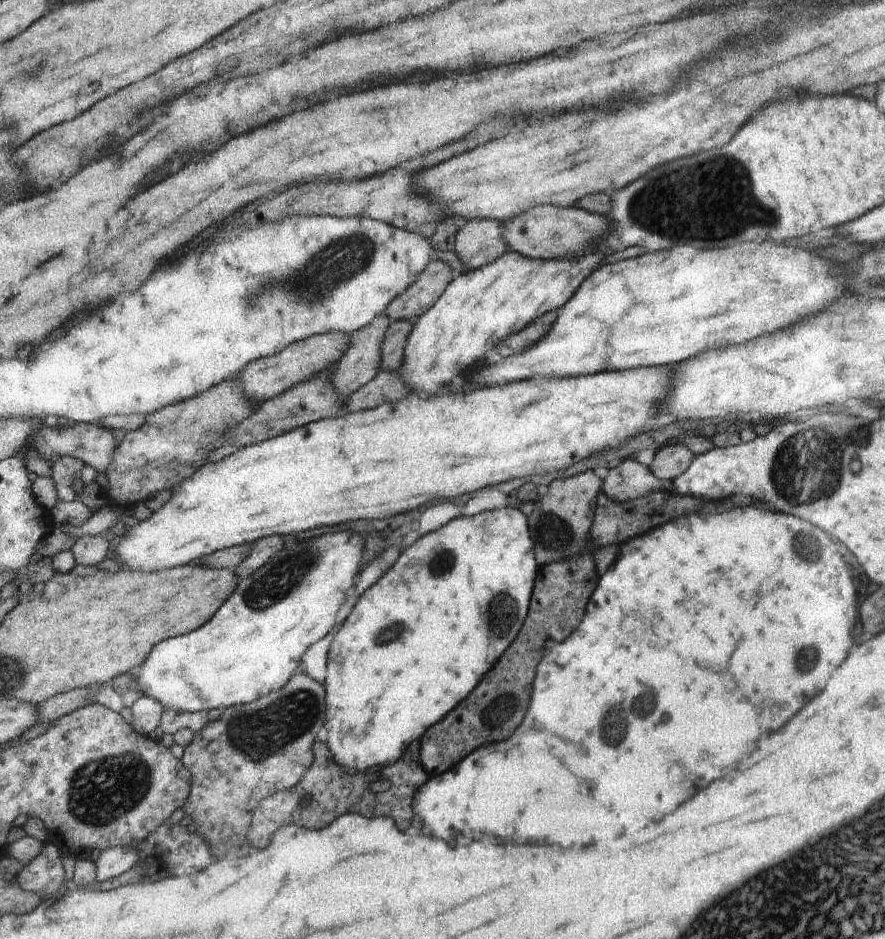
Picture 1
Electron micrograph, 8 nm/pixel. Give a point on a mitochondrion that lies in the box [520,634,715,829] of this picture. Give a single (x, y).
(634, 713)

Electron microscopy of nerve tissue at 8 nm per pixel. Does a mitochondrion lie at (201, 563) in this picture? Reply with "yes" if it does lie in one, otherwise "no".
no

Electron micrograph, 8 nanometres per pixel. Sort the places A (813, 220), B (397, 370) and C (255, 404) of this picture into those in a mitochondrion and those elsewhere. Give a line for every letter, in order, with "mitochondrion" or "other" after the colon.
A: other
B: other
C: other

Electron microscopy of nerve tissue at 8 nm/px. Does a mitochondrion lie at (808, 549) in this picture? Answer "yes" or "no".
yes

